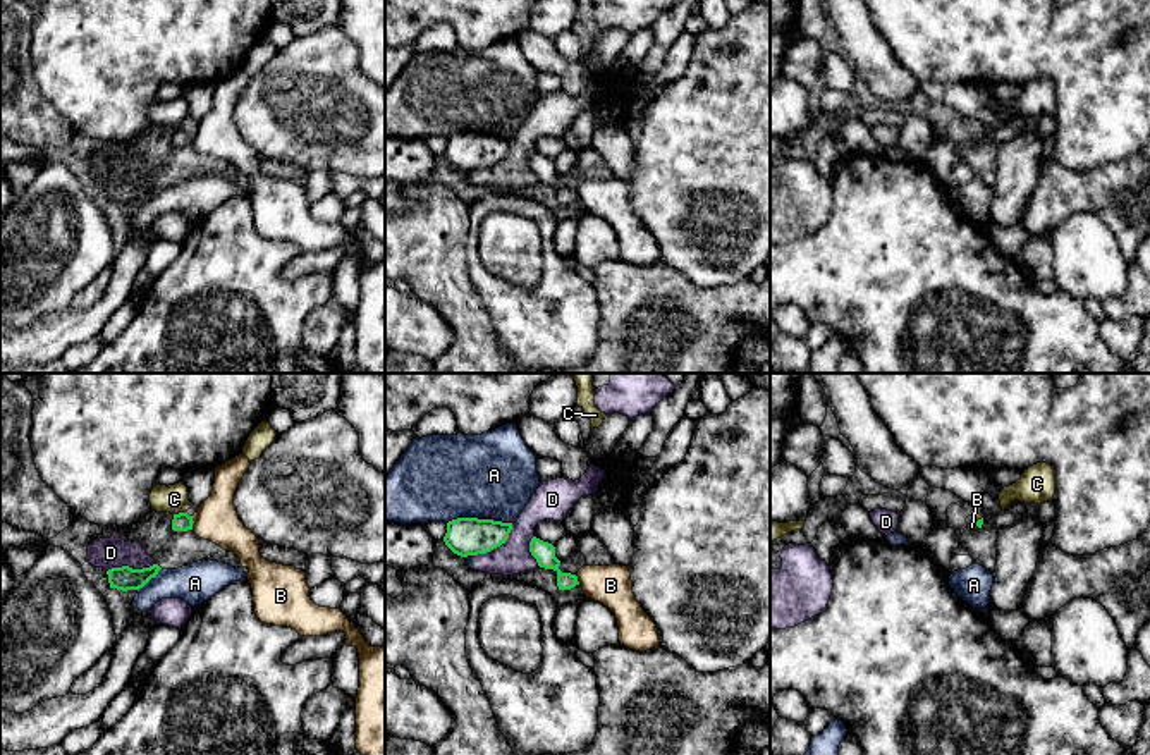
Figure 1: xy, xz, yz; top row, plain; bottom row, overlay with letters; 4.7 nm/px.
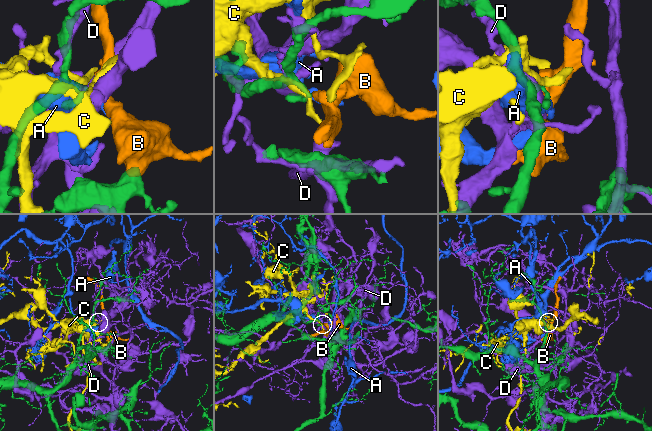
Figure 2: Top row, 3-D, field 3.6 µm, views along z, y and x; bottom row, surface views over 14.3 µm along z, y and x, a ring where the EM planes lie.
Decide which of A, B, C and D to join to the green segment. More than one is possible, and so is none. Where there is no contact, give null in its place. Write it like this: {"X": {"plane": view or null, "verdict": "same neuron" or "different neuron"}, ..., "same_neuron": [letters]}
{"A": {"plane": "xz", "verdict": "different neuron"}, "B": {"plane": "xy", "verdict": "different neuron"}, "C": {"plane": "xy", "verdict": "different neuron"}, "D": {"plane": "xz", "verdict": "different neuron"}, "same_neuron": []}

